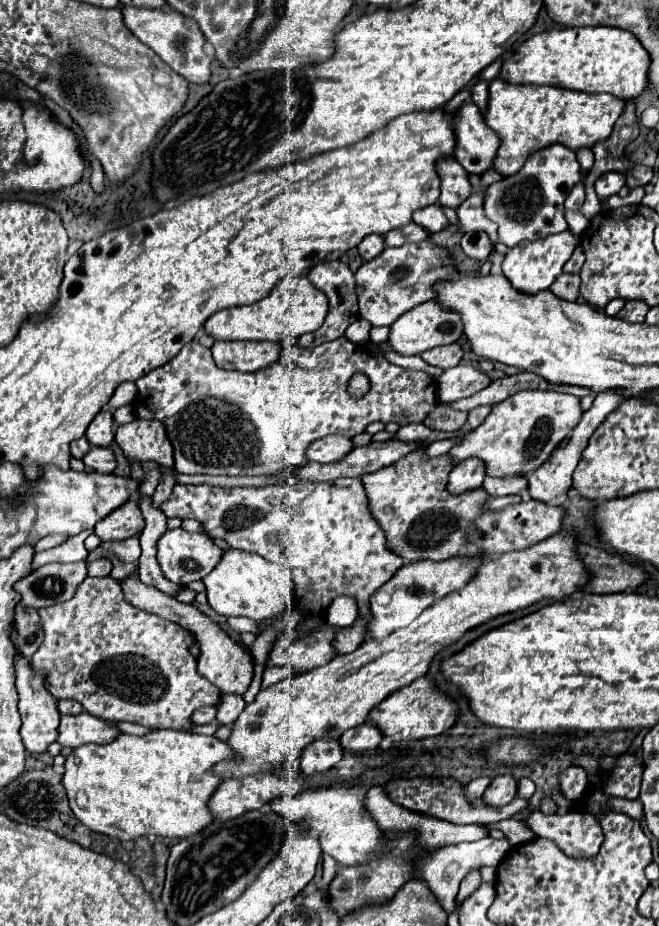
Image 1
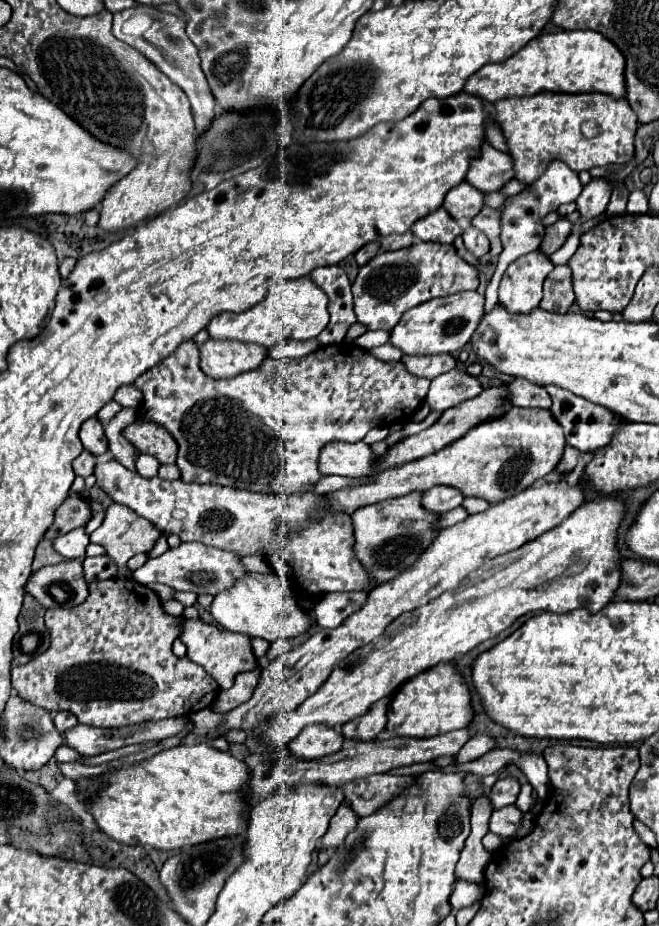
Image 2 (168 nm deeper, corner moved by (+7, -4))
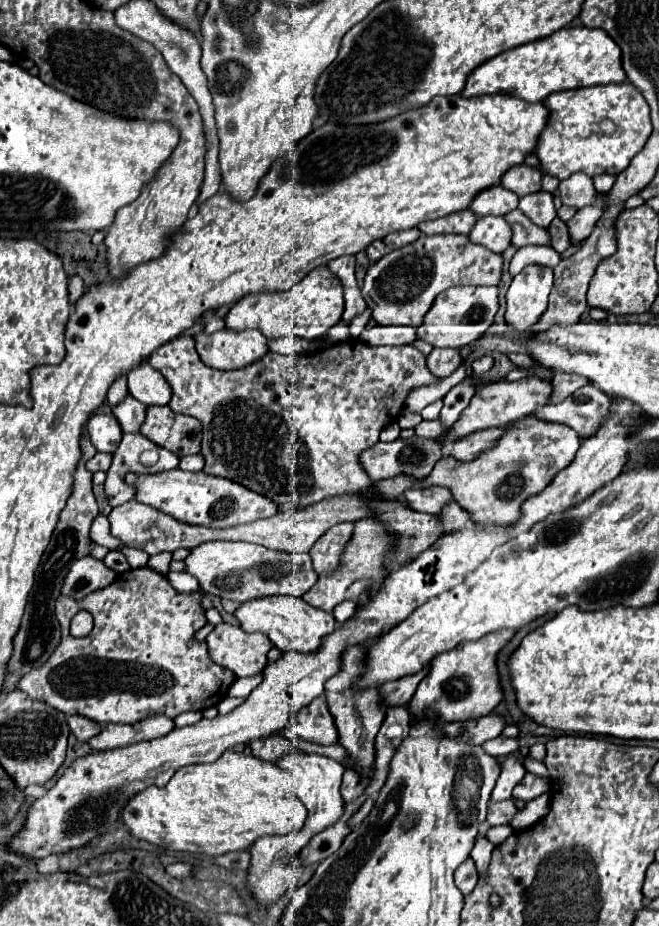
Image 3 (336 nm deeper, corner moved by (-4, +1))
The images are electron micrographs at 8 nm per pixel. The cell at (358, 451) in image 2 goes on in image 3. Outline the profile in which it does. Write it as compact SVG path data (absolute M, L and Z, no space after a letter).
M411 436L407 440L393 440L393 442L379 442L375 444L375 448L369 448L367 452L363 452L363 468L365 472L371 476L371 480L379 482L379 480L387 480L387 478L395 478L399 474L411 476L415 480L423 480L431 474L433 466L443 458L443 446L437 440L431 438L419 438L419 436Z

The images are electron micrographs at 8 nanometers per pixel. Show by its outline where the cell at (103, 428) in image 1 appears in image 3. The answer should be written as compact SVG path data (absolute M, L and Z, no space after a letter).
M101 412L89 420L89 436L97 452L115 452L121 442L121 426L115 416Z

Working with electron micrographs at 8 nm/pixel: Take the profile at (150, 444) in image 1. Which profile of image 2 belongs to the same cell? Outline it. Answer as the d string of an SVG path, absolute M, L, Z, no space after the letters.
M138 419L124 429L124 437L138 453L156 457L160 465L172 465L176 461L176 443L168 437L168 431L156 423Z

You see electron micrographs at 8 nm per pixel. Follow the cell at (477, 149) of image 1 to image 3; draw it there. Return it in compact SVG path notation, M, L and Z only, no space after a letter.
M521 164L521 166L511 168L511 172L507 172L503 176L501 186L505 186L507 190L515 192L521 198L521 196L527 196L527 194L541 192L541 178L543 178L541 170L529 168L527 164Z

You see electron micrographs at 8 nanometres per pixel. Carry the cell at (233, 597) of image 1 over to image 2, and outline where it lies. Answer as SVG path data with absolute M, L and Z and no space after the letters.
M246 573L238 577L232 587L220 591L214 597L208 611L228 631L264 637L270 643L278 639L296 637L300 633L306 633L306 629L310 627L310 619L298 607L294 593L288 591L282 585L280 577L274 573Z

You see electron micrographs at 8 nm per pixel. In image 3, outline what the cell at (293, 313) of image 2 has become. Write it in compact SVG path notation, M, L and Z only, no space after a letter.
M319 266L287 292L253 292L243 296L237 304L233 304L233 308L225 316L225 324L231 330L257 328L269 340L281 336L315 340L323 336L323 332L327 332L333 324L337 324L341 320L341 314L343 314L341 280L335 274L331 274L327 266Z

